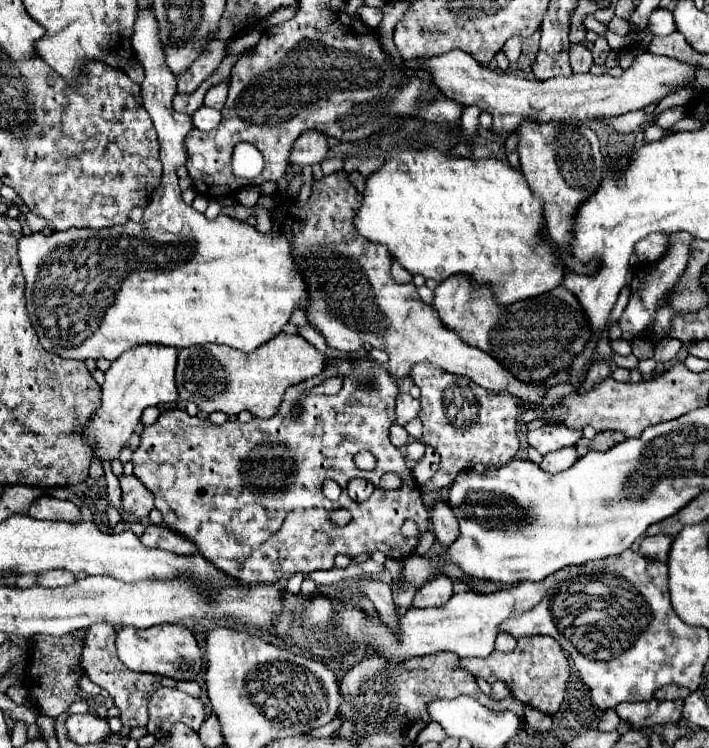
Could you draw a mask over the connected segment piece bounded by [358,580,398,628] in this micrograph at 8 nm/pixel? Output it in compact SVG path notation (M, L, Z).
M360 580L358 590L374 604L384 624L388 624L390 628L396 628L398 616L396 616L396 606L392 602L392 588L378 580Z

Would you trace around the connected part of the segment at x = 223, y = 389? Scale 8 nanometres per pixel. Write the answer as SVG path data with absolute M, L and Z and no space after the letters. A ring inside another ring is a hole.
M280 332L280 336L274 336L268 344L250 354L220 344L182 348L178 352L176 388L180 400L194 402L206 414L216 410L226 414L250 410L254 416L270 418L276 414L288 386L318 376L324 366L324 356L310 342L306 342L302 336Z

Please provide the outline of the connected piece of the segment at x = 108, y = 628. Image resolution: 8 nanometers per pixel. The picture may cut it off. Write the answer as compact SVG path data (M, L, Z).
M92 624L92 628L88 628L88 634L86 634L86 644L84 644L84 652L82 652L82 668L92 682L96 682L100 688L104 688L110 694L116 708L120 708L124 712L124 726L126 728L146 726L146 722L148 722L146 700L154 690L156 676L128 670L116 658L114 640L116 640L116 630L112 628L112 624Z

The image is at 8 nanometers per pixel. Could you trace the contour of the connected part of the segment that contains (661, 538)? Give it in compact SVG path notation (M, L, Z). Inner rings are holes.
M658 534L658 536L646 536L640 542L640 554L646 558L654 558L660 562L666 562L668 552L670 552L670 544L672 538L666 534Z

